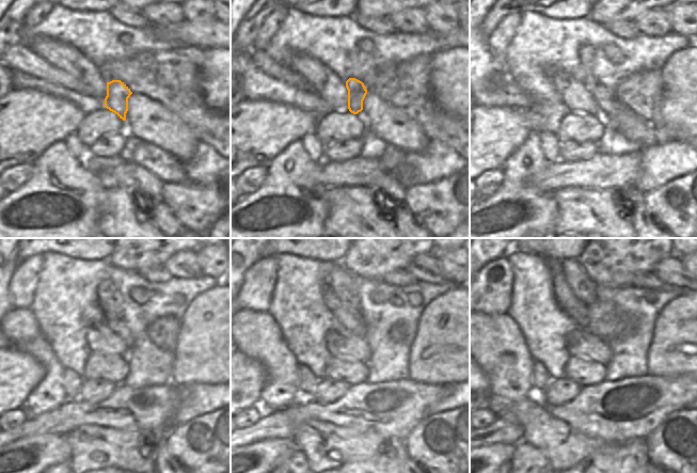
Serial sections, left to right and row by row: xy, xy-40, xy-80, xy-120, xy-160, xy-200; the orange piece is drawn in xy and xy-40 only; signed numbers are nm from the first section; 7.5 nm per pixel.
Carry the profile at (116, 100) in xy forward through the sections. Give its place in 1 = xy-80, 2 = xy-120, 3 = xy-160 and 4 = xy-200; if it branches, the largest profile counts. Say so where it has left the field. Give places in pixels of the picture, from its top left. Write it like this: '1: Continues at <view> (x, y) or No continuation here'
1: Continues at xy-80 (586, 53)
2: Continues at xy-120 (109, 298)
3: Continues at xy-160 (339, 280)
4: Continues at xy-200 (584, 288).

